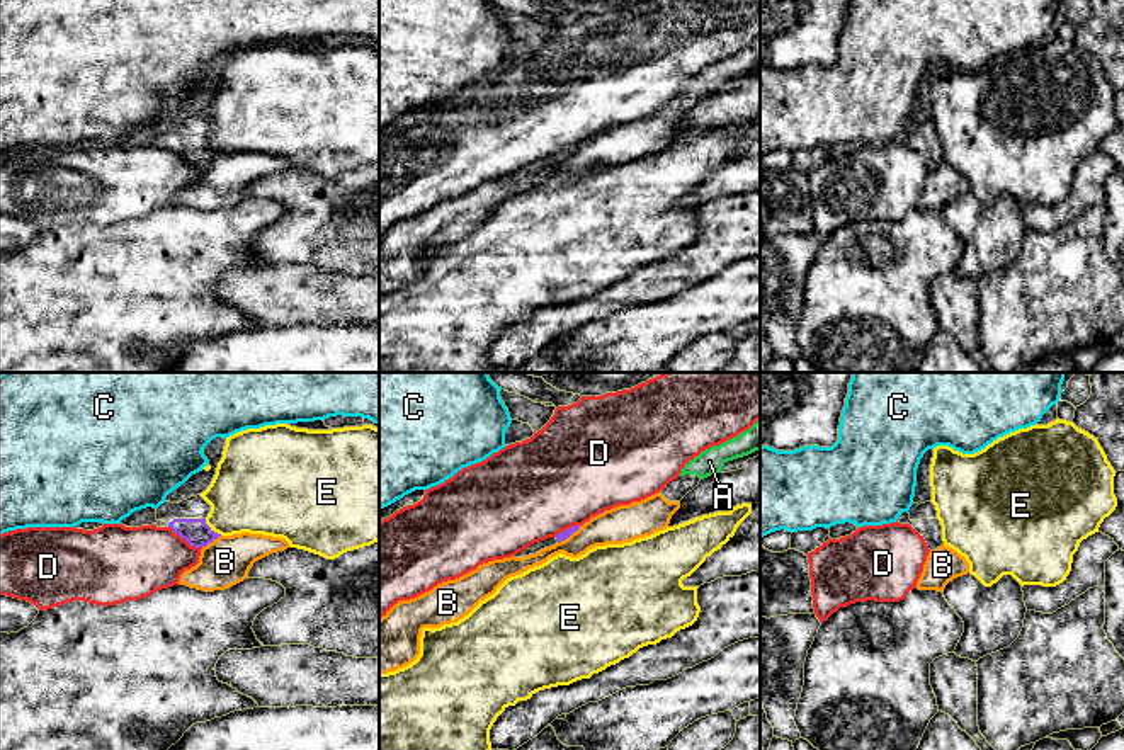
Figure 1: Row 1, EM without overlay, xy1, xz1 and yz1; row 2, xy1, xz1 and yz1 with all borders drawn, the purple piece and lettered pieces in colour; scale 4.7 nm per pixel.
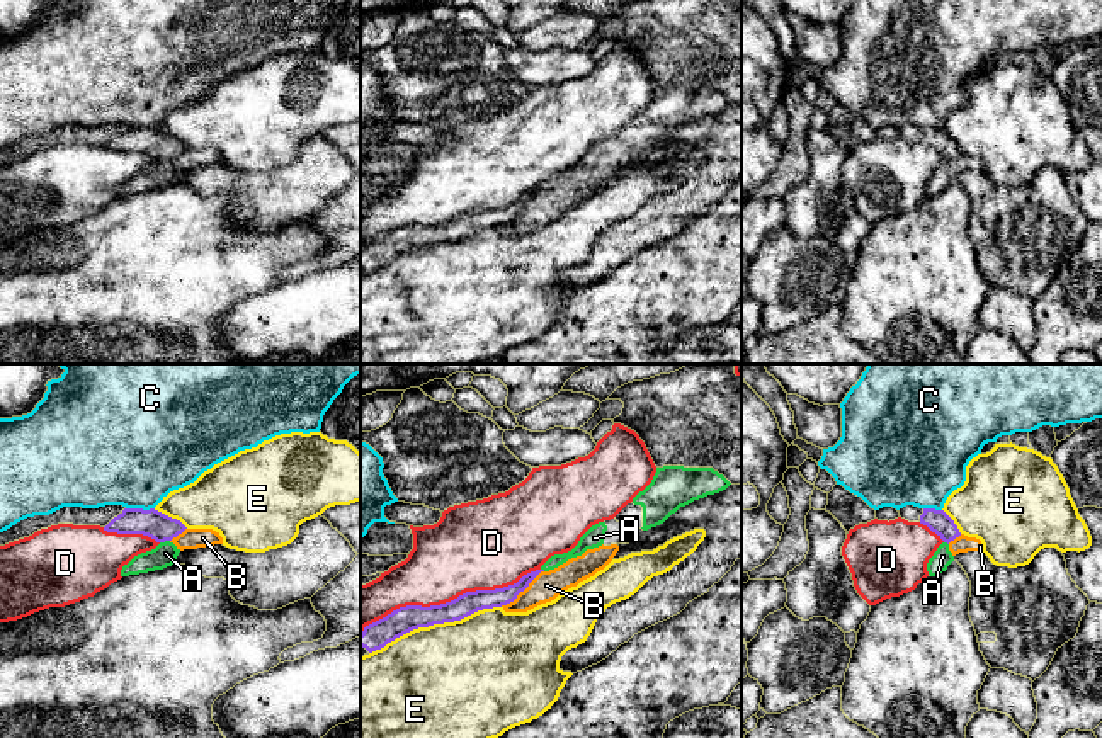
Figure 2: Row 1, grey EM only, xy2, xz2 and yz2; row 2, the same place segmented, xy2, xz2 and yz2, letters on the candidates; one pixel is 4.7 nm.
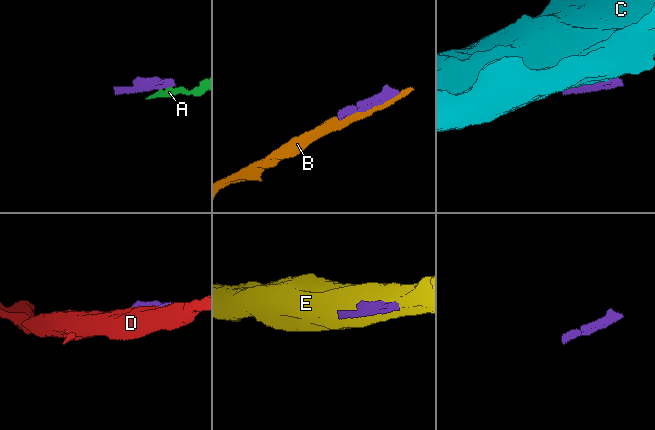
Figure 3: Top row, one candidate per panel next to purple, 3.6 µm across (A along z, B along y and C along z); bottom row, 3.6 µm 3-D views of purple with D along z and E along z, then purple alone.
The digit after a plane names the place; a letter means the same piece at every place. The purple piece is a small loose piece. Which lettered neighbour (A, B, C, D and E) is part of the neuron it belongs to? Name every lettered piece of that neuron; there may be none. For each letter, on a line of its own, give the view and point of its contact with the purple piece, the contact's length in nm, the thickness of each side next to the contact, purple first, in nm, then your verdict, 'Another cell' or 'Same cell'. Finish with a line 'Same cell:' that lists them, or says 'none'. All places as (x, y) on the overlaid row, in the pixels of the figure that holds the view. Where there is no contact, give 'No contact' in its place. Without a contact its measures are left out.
A: Touches purple at xy2 (164, 541). Shared border 50 nm. Thickness 130 nm (purple) against 110 nm. Another cell
B: Touches purple at xz2 (521, 590). Shared border 260 nm. Thickness 110 nm (purple) against 140 nm. Another cell
C: Touches purple at xy2 (140, 509). Shared border 140 nm. Thickness 130 nm (purple) against 480 nm. Another cell
D: Touches purple at xz2 (448, 602). Shared border 900 nm. Thickness 120 nm (purple) against 380 nm. Another cell
E: Touches purple at xz2 (434, 623). Shared border 650 nm. Thickness 120 nm (purple) against 480 nm. Another cell
Same cell: none

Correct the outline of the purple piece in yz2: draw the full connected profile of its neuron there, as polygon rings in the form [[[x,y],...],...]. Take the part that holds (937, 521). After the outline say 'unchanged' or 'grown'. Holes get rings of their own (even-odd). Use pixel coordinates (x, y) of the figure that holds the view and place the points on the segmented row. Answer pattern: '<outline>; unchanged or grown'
[[[906,505],[898,510],[900,517],[908,522],[920,522],[935,532],[944,542],[951,542],[961,536],[954,520],[944,512],[935,508],[918,508]]]; grown

